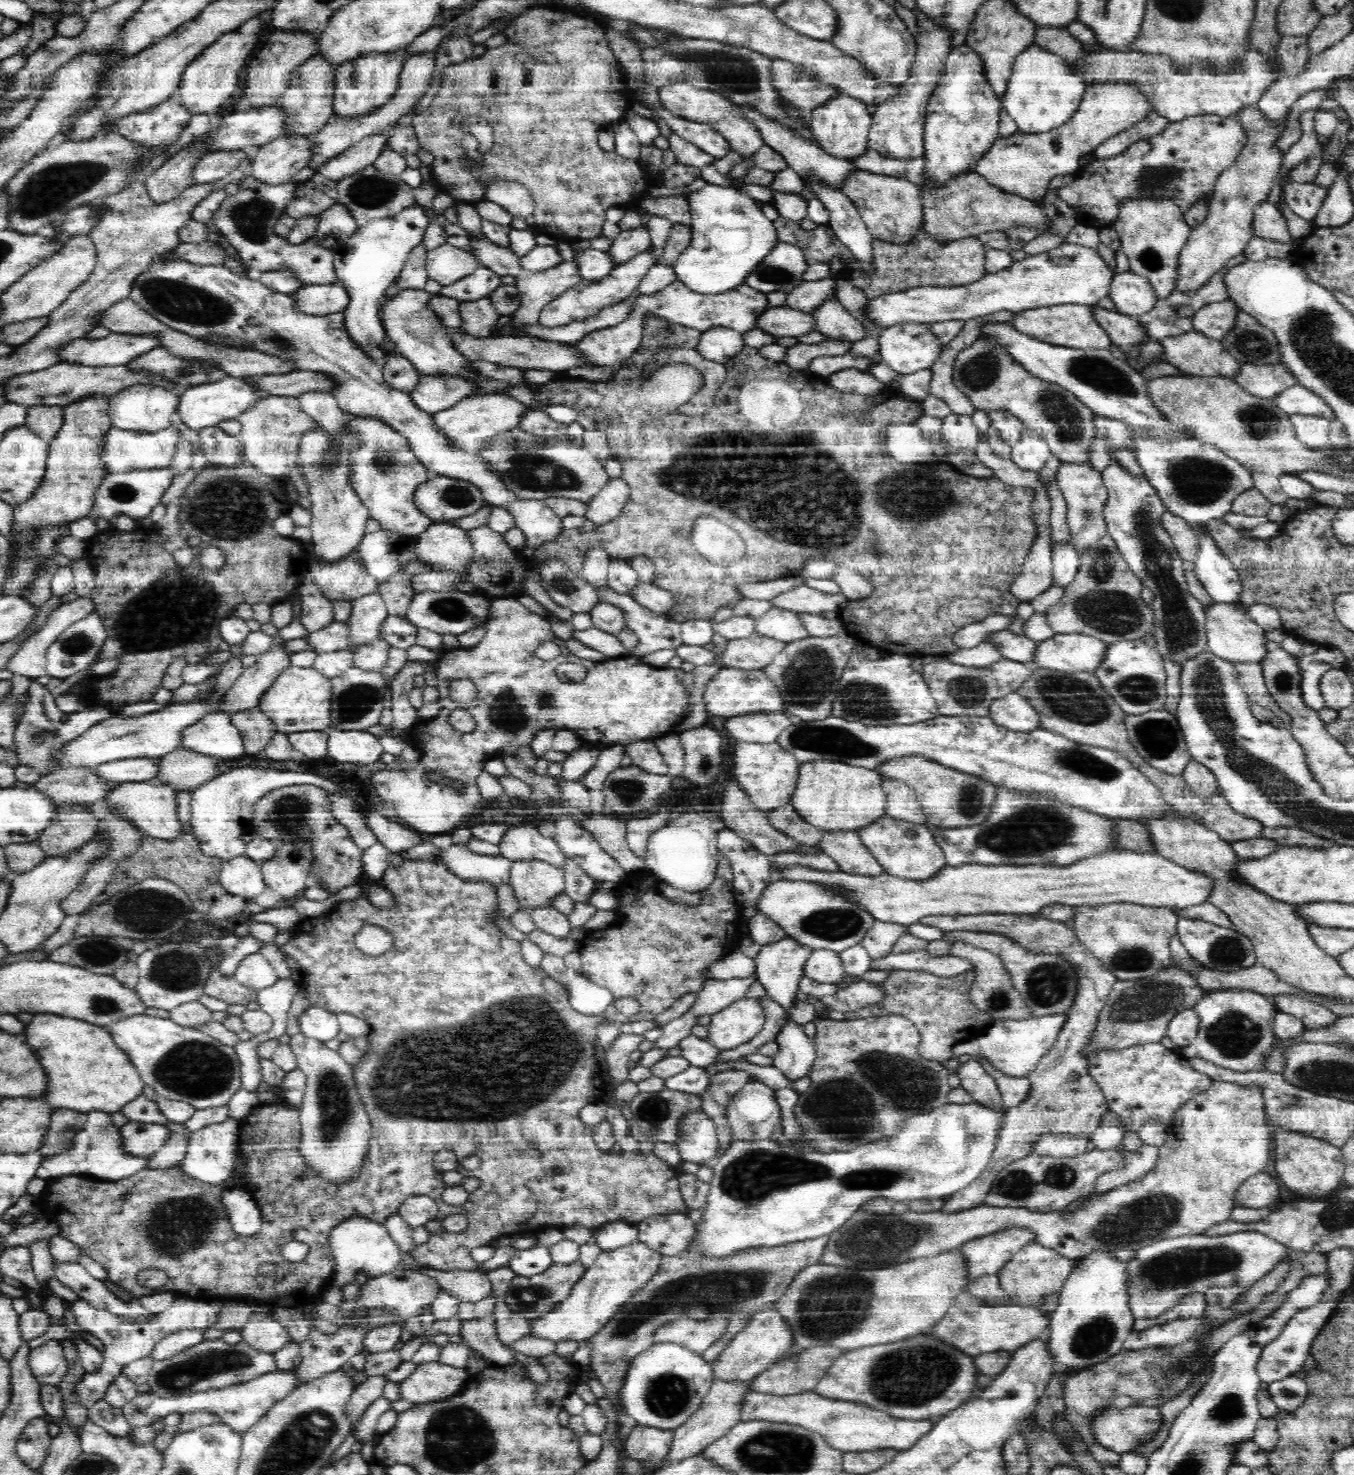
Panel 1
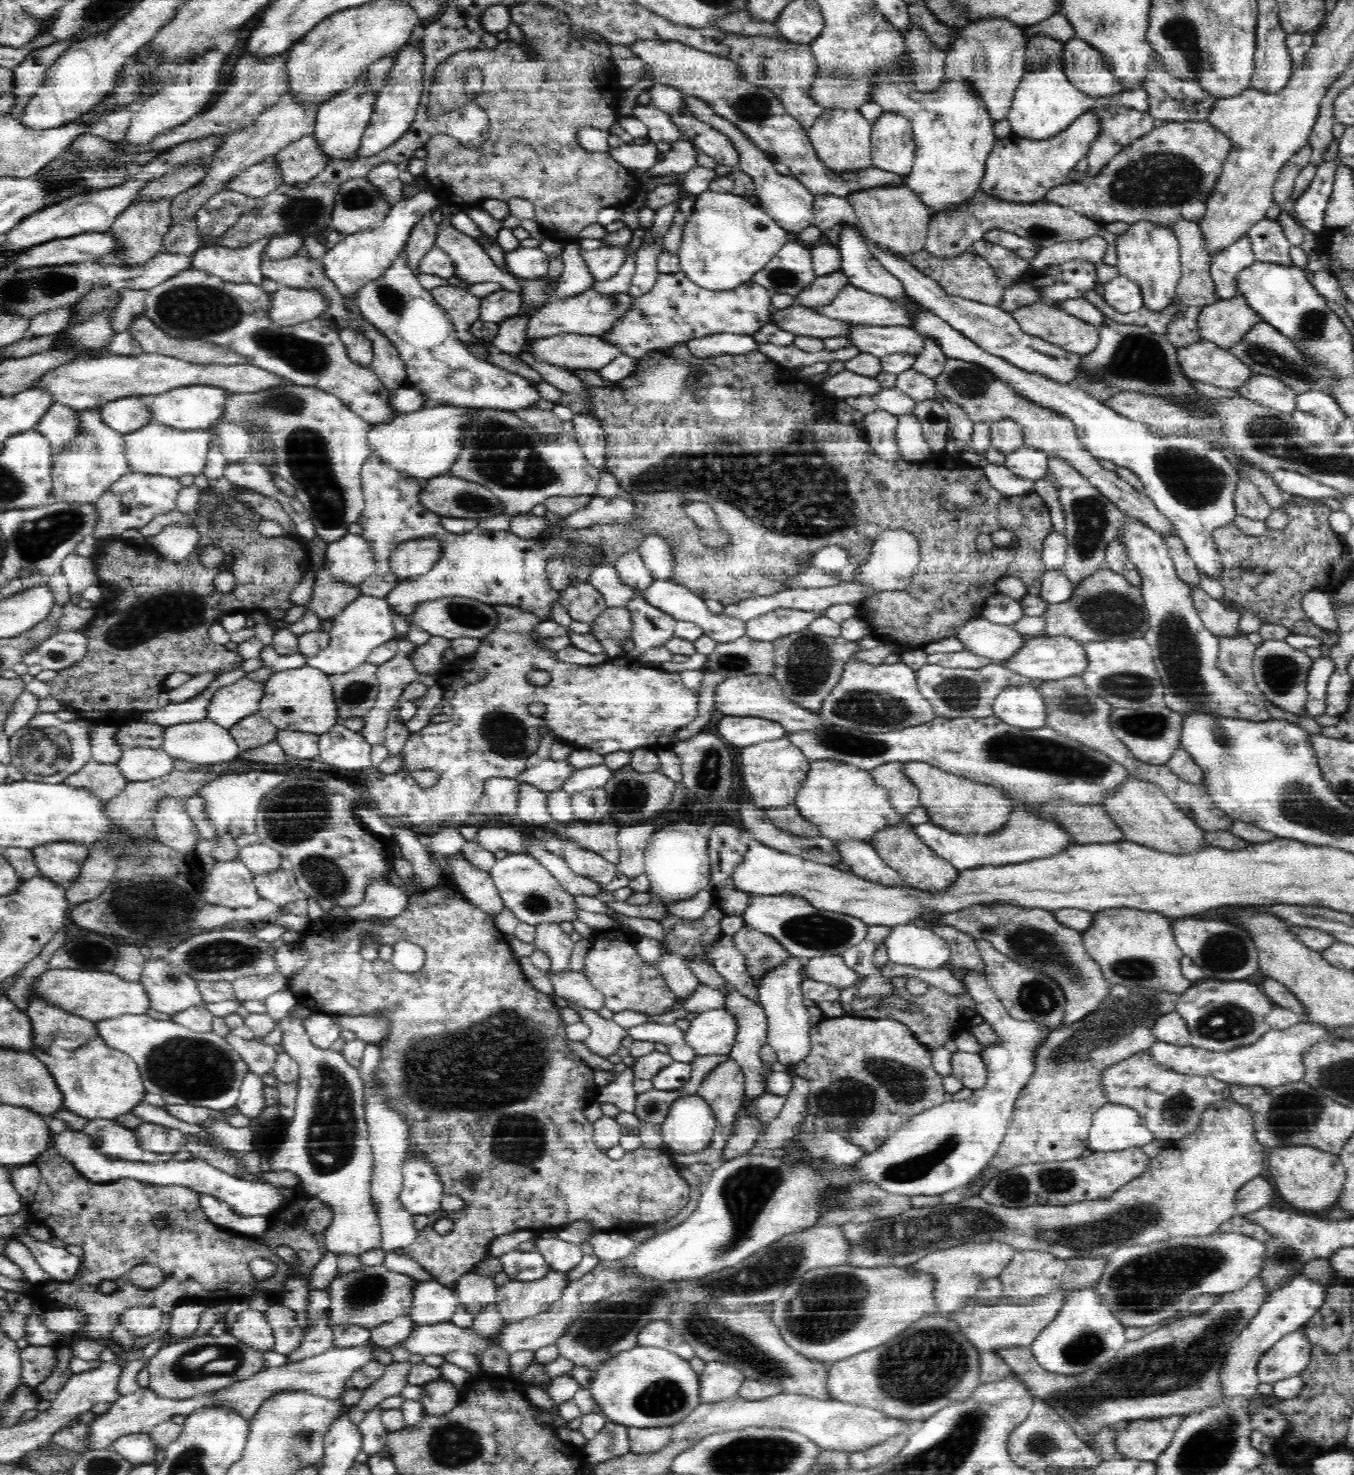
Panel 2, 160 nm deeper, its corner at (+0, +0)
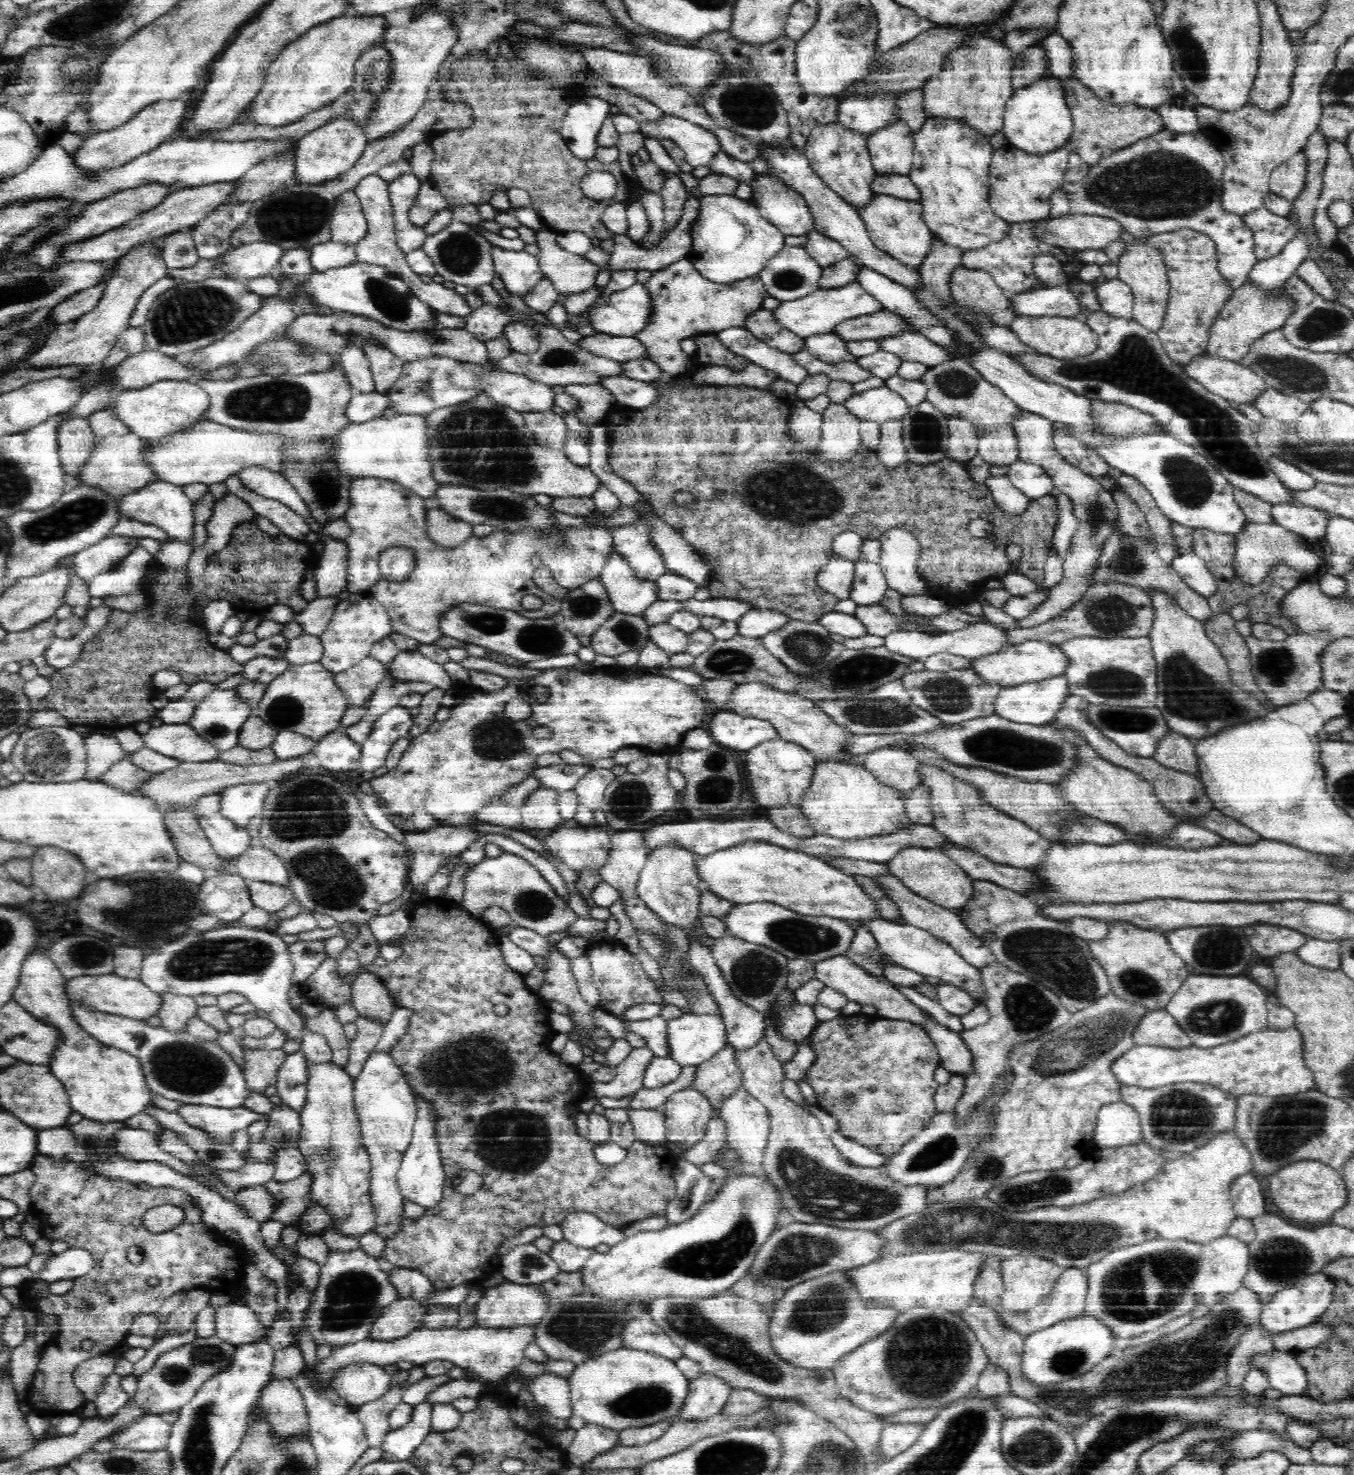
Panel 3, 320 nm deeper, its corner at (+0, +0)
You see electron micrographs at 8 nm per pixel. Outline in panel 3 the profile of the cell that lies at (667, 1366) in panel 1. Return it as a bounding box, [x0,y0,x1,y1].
[567,1346,690,1431]

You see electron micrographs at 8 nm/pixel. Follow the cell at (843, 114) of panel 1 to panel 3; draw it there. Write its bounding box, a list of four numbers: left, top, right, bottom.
[804,120,876,210]

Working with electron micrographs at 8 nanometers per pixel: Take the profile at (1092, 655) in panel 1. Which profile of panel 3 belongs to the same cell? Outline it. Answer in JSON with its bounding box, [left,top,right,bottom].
[972,640,1071,686]

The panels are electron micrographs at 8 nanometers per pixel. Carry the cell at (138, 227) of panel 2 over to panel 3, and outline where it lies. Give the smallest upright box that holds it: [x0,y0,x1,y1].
[26,238,169,368]

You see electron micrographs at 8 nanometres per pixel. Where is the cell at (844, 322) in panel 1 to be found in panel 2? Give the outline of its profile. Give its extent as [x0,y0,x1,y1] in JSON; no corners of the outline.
[848,324,924,357]

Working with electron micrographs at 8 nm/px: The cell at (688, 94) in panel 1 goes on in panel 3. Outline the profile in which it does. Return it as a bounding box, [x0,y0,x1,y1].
[749,174,814,236]

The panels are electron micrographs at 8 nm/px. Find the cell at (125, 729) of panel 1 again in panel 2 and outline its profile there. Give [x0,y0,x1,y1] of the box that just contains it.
[113,719,166,749]

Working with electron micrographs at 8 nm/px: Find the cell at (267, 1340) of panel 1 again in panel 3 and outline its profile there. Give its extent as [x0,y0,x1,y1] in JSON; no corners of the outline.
[215,1302,268,1345]

